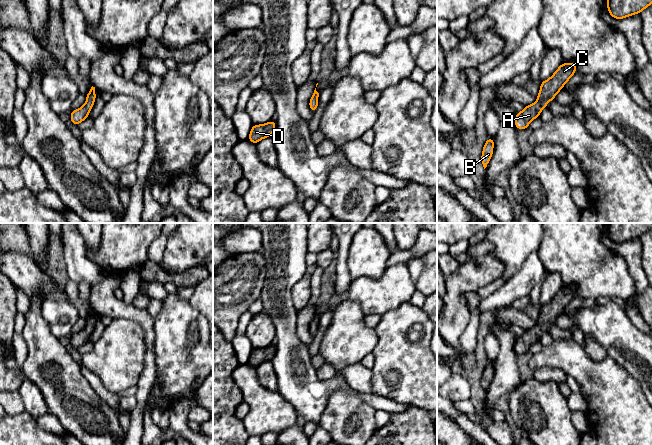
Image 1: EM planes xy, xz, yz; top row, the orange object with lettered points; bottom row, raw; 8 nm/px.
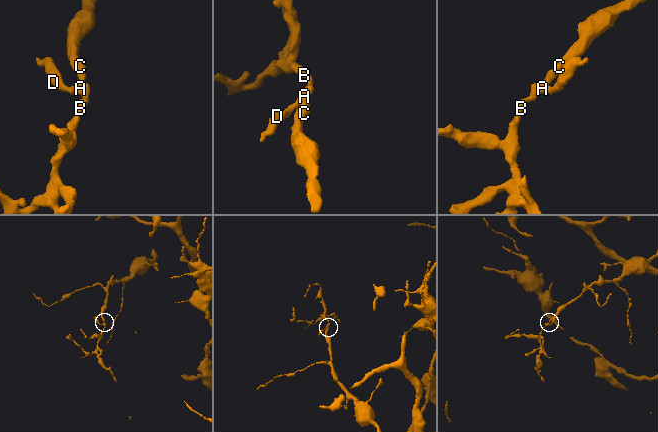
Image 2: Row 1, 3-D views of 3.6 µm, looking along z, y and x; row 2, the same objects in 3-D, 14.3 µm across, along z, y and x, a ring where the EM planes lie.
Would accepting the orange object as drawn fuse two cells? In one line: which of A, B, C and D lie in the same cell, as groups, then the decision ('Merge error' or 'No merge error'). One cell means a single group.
Groups: A B C D. No merge error

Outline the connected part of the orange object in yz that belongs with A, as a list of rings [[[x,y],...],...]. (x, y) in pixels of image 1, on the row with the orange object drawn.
[[[576,62],[562,63],[554,74],[547,80],[542,81],[537,101],[525,106],[521,112],[516,112],[514,126],[518,129],[526,129],[533,119],[539,118],[540,112],[553,100],[557,93],[576,73]]]

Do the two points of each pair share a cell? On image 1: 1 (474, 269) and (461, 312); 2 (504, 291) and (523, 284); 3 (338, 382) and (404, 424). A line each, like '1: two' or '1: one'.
1: one
2: one
3: two

